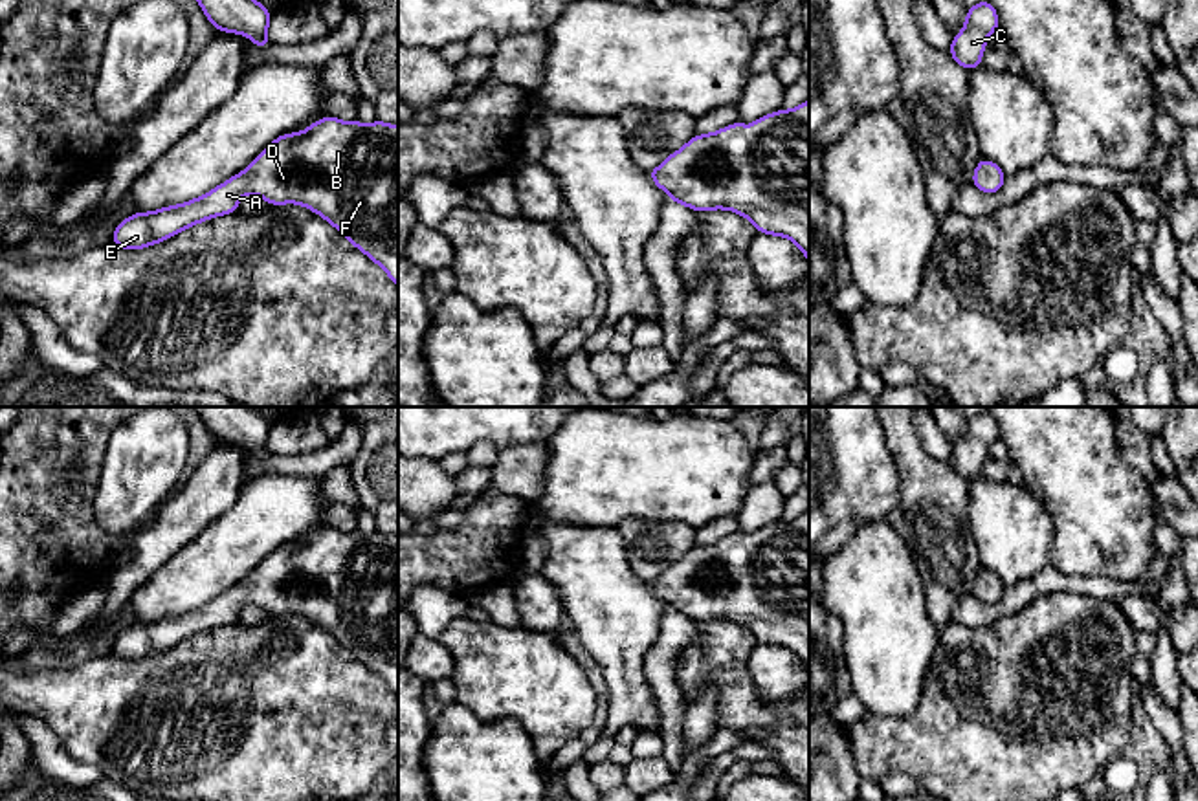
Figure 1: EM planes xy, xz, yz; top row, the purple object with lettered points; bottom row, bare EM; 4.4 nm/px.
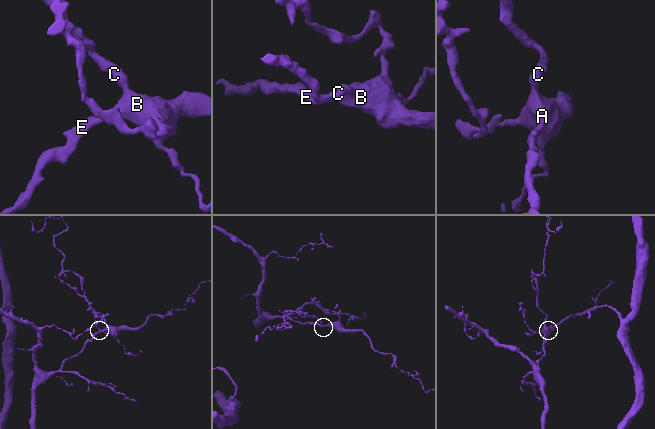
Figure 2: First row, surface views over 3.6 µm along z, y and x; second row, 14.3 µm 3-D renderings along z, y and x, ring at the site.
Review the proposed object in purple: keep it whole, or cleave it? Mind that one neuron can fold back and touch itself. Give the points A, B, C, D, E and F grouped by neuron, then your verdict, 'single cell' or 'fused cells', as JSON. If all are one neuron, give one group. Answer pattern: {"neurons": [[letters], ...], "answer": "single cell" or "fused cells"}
{"neurons": [["A", "B", "C", "D", "E", "F"]], "answer": "single cell"}

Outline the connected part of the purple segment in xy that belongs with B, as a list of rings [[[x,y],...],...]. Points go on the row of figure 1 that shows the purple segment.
[[[334,115],[314,121],[305,132],[283,134],[240,174],[207,194],[150,213],[134,213],[112,233],[121,249],[141,249],[205,222],[235,213],[244,194],[253,192],[270,205],[299,203],[330,222],[350,244],[383,268],[398,288],[398,126],[383,121],[343,123]]]

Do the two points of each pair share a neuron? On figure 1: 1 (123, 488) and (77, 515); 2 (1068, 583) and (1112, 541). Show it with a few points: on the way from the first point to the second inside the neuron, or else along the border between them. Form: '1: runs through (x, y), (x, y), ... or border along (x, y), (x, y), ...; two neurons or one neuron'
1: border along (103, 464), (94, 519), (122, 537); two neurons
2: border along (1050, 563), (1066, 574), (1099, 574), (1120, 581); two neurons

